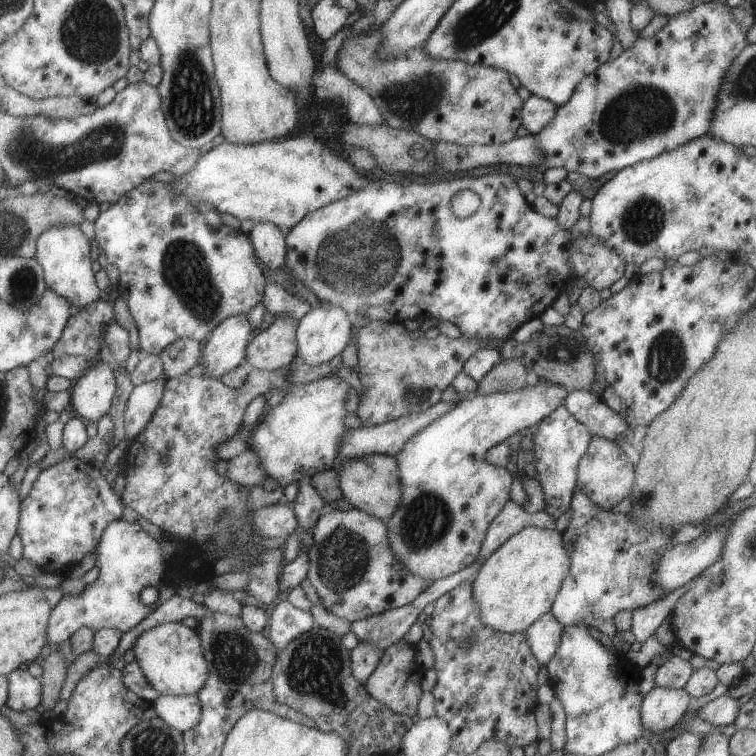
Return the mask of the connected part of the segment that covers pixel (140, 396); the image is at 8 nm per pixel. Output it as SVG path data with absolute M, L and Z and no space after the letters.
M164 376L132 387L123 414L126 438L132 439L137 434L141 434L141 430L147 426L147 422L153 416L163 390L165 390Z

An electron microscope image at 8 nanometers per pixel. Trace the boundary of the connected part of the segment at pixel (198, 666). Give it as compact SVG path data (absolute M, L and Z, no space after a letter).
M165 622L141 632L132 646L134 660L139 664L145 680L159 695L194 695L207 680L207 662L195 629L182 622Z

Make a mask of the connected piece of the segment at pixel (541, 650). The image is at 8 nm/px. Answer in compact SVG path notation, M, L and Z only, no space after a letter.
M551 613L539 616L535 622L525 628L527 644L540 665L546 665L553 652L557 650L561 628L563 625L560 625Z

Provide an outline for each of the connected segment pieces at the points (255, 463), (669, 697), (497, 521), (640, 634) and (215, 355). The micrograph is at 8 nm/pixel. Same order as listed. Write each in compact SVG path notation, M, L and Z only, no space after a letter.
M249 447L237 456L229 458L226 464L227 472L225 477L229 478L231 482L236 482L244 487L251 487L260 485L265 480L265 472L261 470L259 458L257 458L255 451Z
M653 687L642 696L639 706L641 726L651 734L661 734L682 718L690 696L683 689Z
M507 499L505 506L501 508L499 514L487 526L483 542L479 546L479 554L477 554L475 560L479 562L479 558L483 558L483 560L489 558L489 555L493 554L498 546L501 546L509 536L513 536L521 528L537 526L553 530L555 521L543 510L535 513L523 512L521 505Z
M693 579L685 582L683 586L675 588L675 590L672 590L667 596L659 598L657 602L651 602L651 604L643 606L643 608L636 608L631 611L630 631L639 644L643 644L647 638L653 635L657 626L670 614L679 596L686 590L689 590L690 583L692 582Z
M236 314L222 320L201 345L202 375L221 378L221 374L241 365L247 343L254 333L246 314Z

